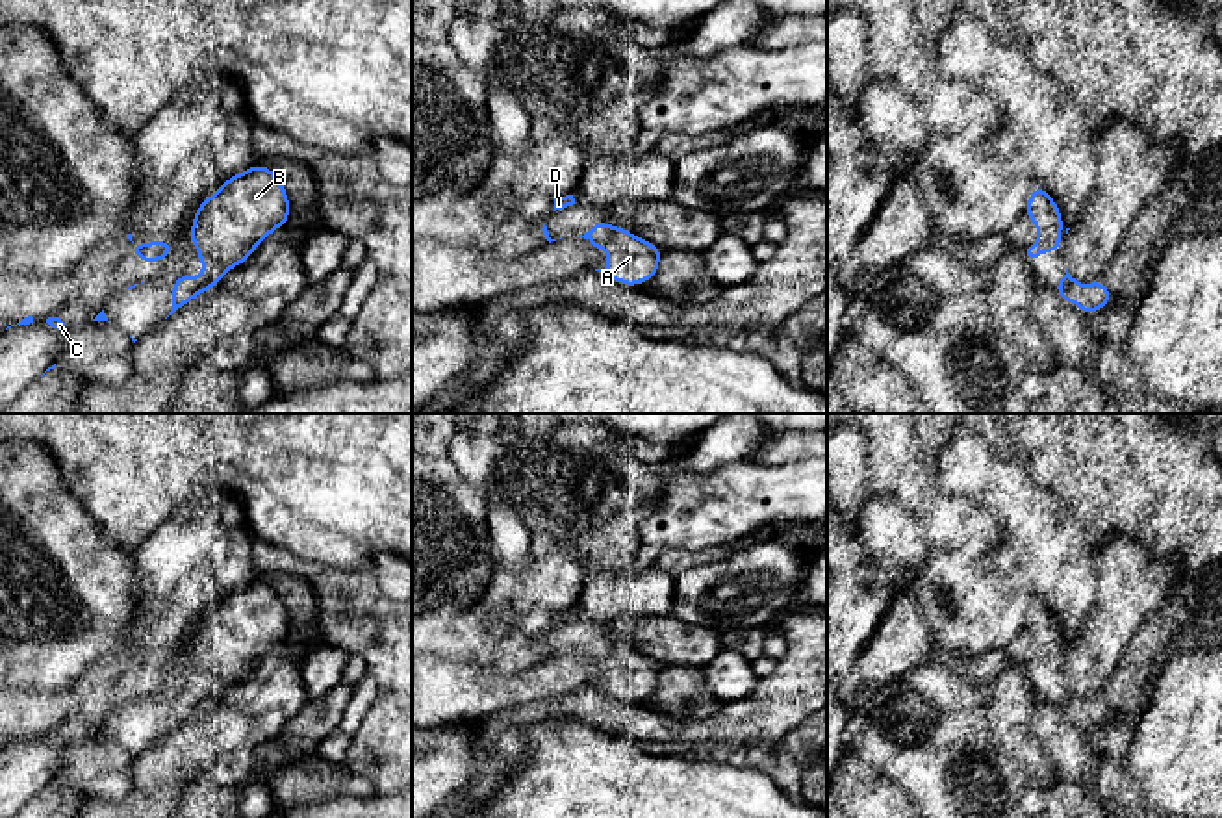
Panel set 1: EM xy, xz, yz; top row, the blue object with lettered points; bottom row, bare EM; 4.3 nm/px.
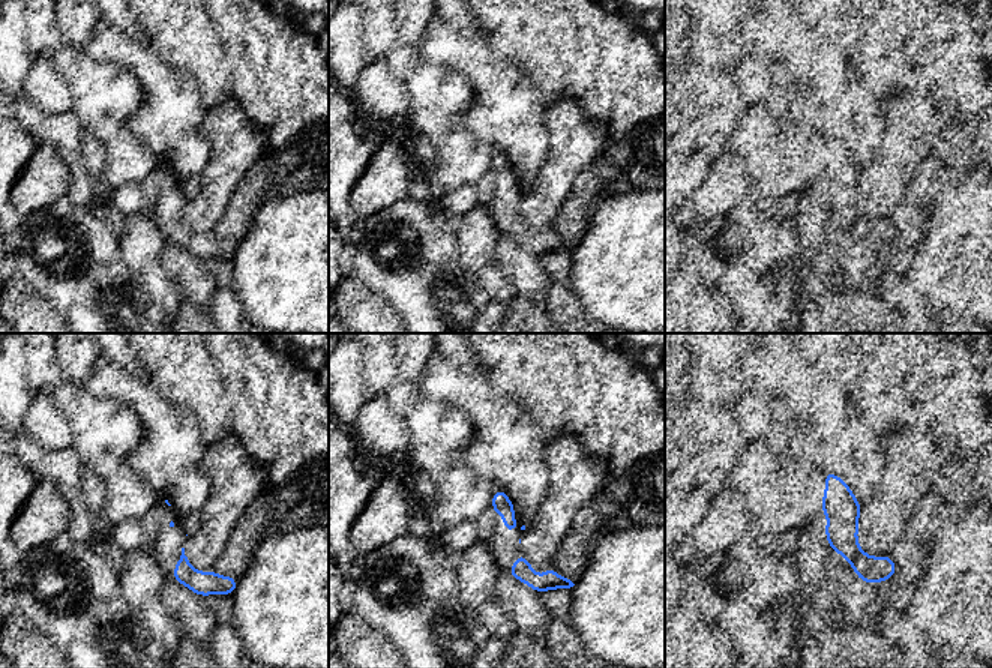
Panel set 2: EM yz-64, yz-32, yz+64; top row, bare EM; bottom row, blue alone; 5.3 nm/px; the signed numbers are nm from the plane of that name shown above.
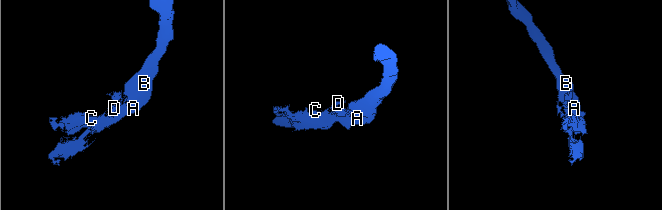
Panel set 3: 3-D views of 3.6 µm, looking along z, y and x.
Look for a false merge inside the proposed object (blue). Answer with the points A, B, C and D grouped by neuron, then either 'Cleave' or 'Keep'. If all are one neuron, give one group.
Groups: A B C D. Keep

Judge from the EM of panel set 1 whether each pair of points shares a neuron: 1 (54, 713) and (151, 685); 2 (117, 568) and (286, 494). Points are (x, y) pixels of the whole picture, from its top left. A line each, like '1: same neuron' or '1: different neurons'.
1: same neuron
2: different neurons

